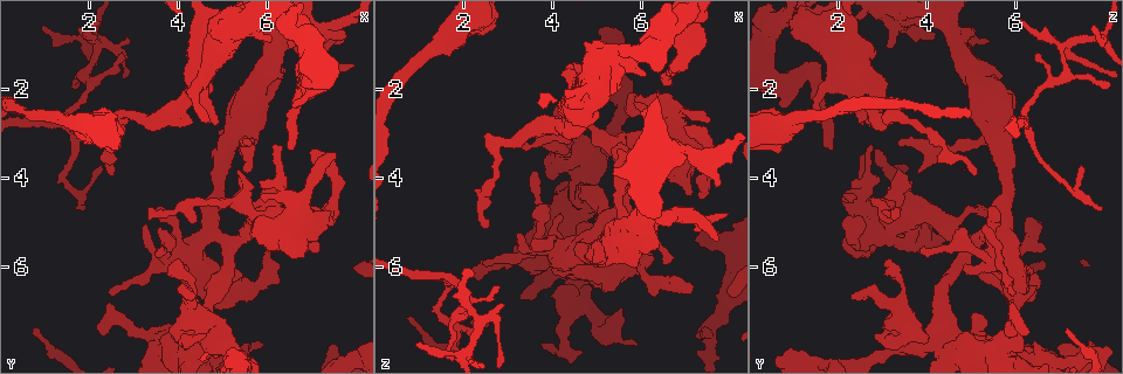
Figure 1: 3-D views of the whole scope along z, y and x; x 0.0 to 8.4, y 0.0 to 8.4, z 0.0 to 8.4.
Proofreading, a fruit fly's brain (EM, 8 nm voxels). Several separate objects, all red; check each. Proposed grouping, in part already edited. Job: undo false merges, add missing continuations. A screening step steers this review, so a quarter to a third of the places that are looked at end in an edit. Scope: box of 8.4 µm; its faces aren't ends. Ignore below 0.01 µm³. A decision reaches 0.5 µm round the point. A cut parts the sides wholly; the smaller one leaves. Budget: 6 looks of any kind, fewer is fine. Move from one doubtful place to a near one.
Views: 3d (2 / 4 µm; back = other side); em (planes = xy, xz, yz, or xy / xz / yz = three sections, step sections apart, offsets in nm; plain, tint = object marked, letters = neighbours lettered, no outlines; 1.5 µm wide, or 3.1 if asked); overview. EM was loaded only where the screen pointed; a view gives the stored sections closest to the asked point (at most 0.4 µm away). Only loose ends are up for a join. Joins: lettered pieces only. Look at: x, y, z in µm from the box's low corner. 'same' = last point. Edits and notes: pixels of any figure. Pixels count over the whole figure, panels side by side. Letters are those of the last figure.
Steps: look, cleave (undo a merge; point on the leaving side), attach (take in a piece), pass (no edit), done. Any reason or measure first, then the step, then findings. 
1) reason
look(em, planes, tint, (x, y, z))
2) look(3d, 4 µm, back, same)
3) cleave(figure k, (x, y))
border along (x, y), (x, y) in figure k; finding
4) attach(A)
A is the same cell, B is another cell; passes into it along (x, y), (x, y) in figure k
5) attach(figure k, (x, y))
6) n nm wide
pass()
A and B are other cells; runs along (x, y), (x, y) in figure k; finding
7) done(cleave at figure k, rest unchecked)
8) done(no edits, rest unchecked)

an open end
look(em, planes, plain, (0.95, 0.60, 7.80))

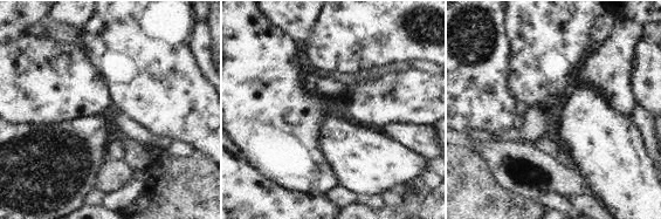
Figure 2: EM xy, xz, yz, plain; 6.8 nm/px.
see the neighbours
look(em, planes, letters, same)

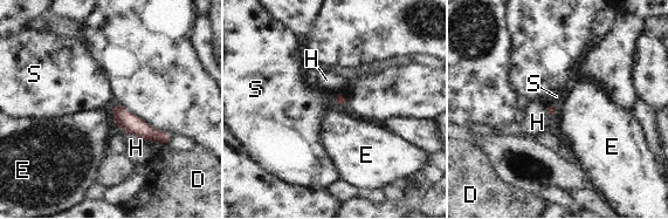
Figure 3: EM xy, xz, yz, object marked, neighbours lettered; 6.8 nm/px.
pass()
D, E, H and S are other cells; border along (335, 94), (337, 104) in figure 3; no lettered piece goes on from it

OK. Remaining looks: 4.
look(em, planes, tint, (1.50, 2.55, 6.20))

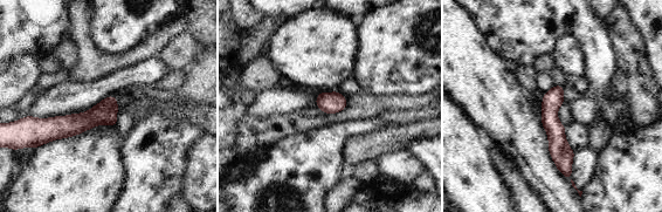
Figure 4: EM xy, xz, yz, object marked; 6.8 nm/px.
what lies round it
look(em, planes, letters, same)

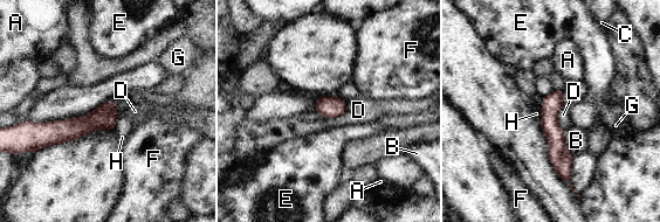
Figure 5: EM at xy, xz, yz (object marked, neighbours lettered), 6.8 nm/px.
pass()
A, B, C, D, E, F, G and H are other cells; runs along (555, 92), (550, 129), (566, 178) in figure 5; all the same neuron

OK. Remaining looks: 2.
sudden change in width
look(3d, 4 µm, (4.50, 7.70, 5.10))

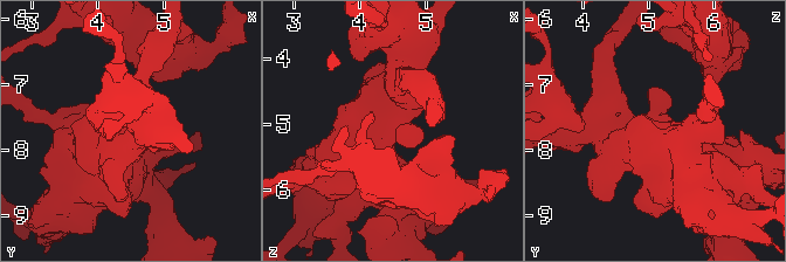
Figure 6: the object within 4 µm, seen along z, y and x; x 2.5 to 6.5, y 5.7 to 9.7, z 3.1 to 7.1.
look(em, planes, letters, same)

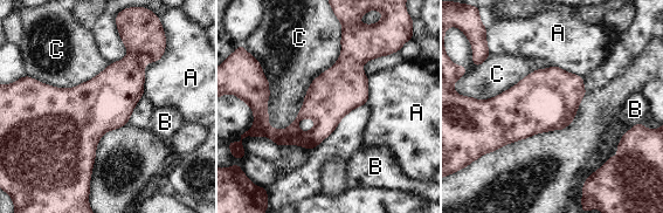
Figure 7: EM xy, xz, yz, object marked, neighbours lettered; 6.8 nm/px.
C touches over 850 nm
pass()
A, B and C are other cells; border along (343, 27), (297, 116), (269, 128) in figure 7; all the same neuron

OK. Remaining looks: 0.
done(no edits, rest unchecked)

